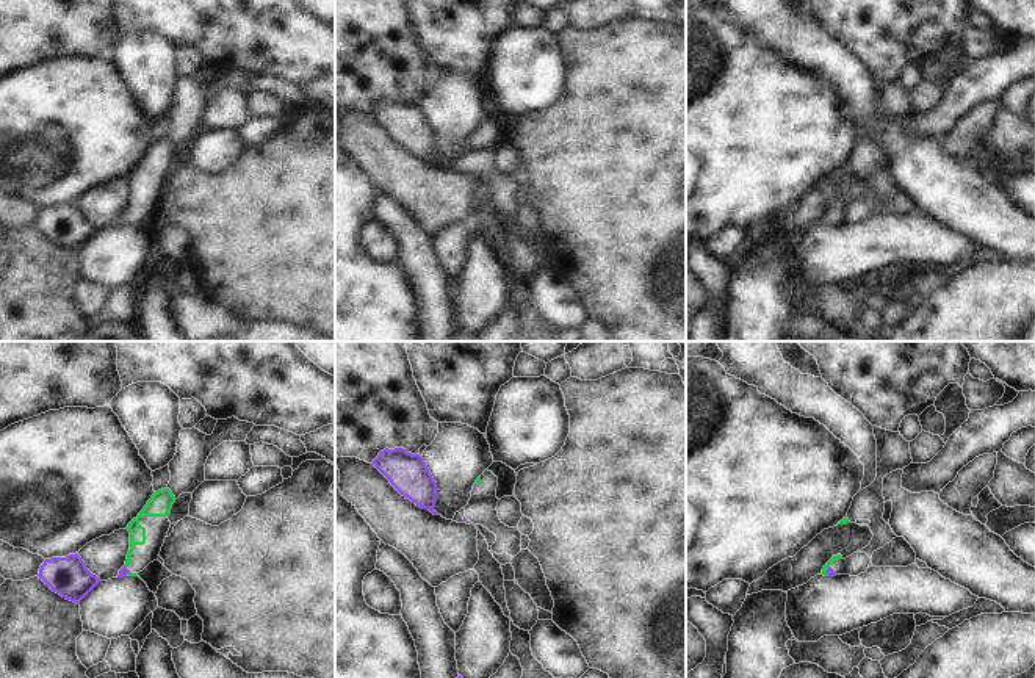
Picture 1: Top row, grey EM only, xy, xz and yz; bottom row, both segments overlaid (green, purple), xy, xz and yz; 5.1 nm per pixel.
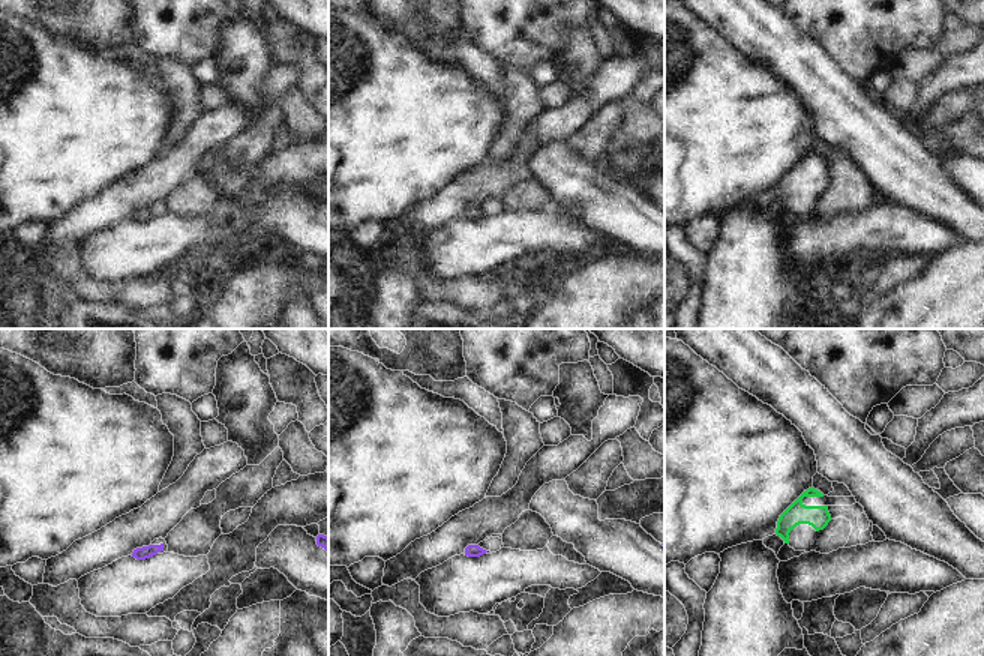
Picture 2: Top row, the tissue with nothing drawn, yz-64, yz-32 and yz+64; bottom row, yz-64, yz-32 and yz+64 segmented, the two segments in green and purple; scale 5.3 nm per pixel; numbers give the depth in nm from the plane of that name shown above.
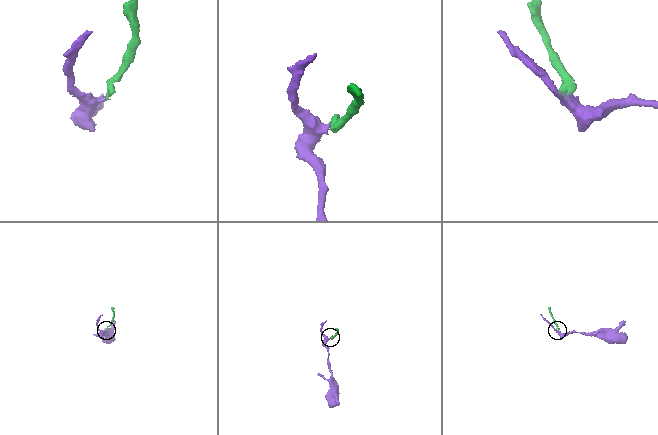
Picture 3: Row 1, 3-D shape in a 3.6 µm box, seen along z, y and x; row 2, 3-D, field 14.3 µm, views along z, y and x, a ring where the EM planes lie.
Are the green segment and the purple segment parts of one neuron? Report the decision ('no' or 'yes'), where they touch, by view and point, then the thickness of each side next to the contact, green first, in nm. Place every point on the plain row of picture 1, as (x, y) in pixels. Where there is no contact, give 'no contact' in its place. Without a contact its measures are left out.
yes | yz (825, 219) | 30/40 nm

